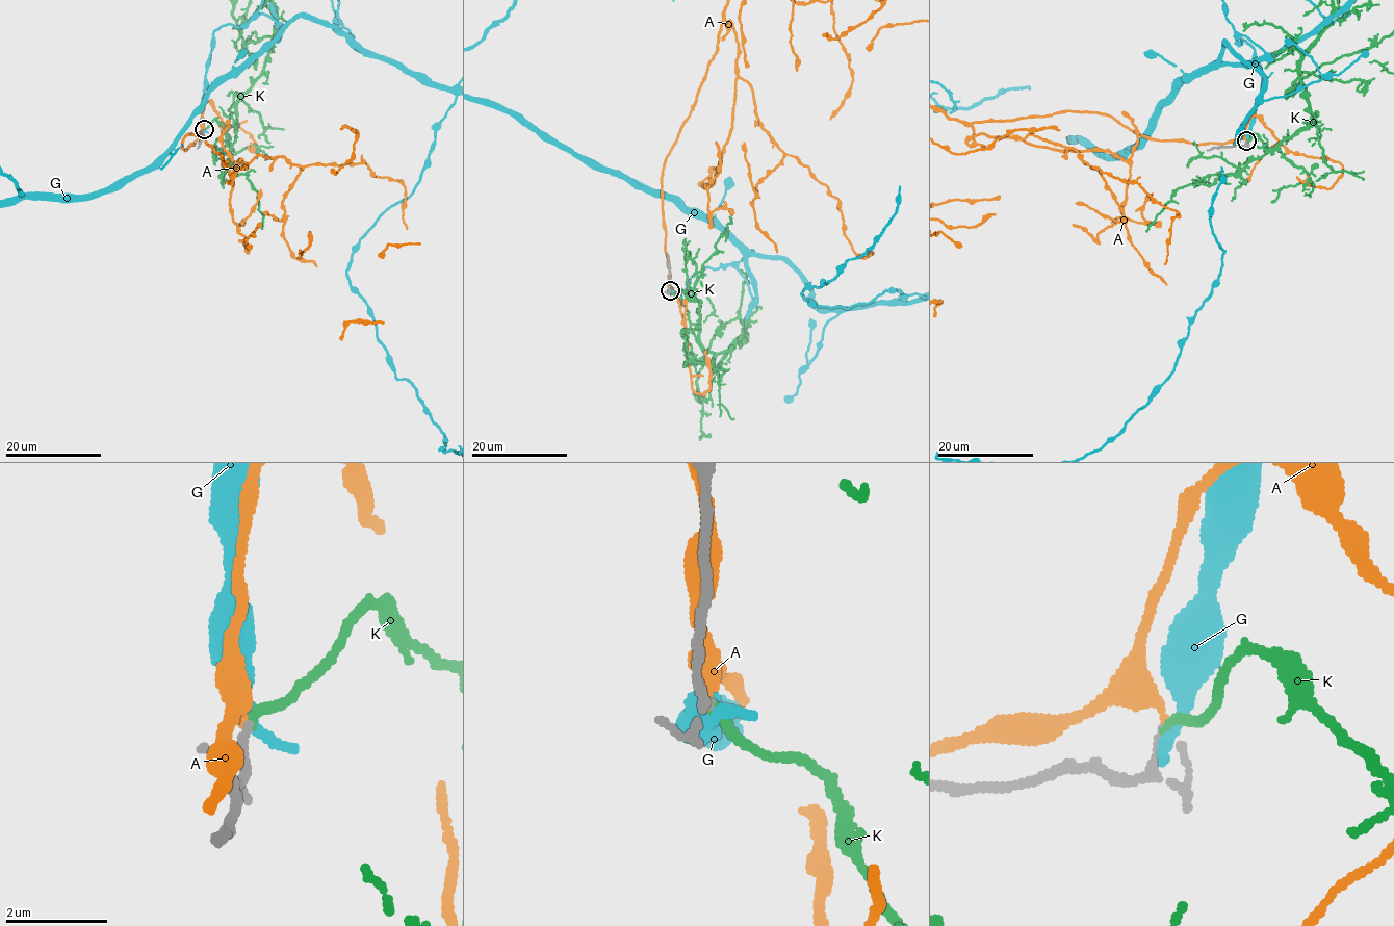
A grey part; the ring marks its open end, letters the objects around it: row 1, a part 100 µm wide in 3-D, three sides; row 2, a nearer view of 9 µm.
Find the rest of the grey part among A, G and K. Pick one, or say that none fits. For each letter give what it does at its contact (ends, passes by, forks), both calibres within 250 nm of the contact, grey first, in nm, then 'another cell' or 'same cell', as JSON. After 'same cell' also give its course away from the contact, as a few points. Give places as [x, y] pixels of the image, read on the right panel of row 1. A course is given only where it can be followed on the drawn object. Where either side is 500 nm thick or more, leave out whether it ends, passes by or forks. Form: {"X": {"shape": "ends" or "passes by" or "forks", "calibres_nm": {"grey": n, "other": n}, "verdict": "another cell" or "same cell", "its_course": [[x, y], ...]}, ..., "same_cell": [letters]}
{"A": {"shape": "ends", "calibres_nm": {"grey": 140, "other": 220}, "verdict": "another cell"}, "G": {"shape": "ends", "calibres_nm": {"grey": 140, "other": 280}, "verdict": "another cell"}, "K": {"shape": "ends", "calibres_nm": {"grey": 140, "other": 170}, "verdict": "same cell"}, "same_cell": ["K"]}

